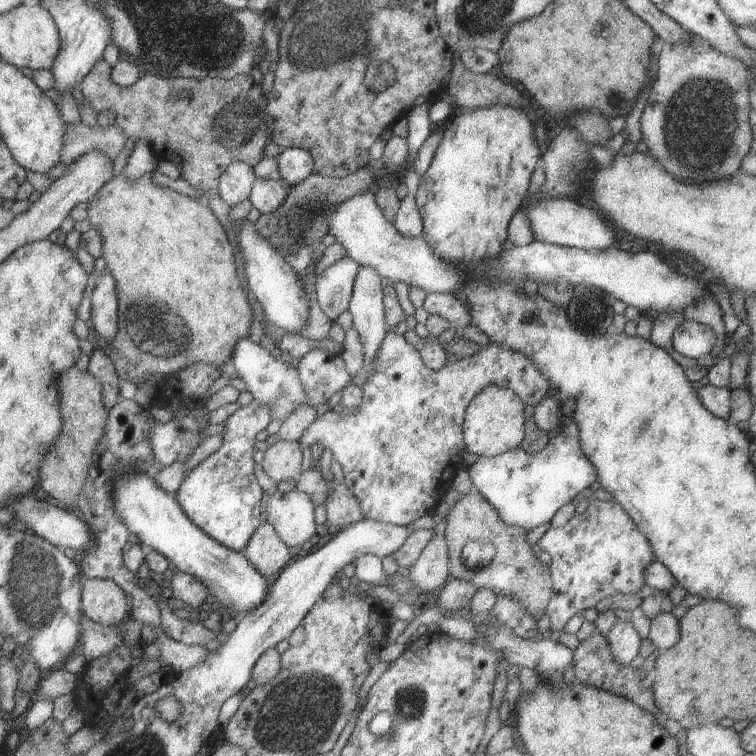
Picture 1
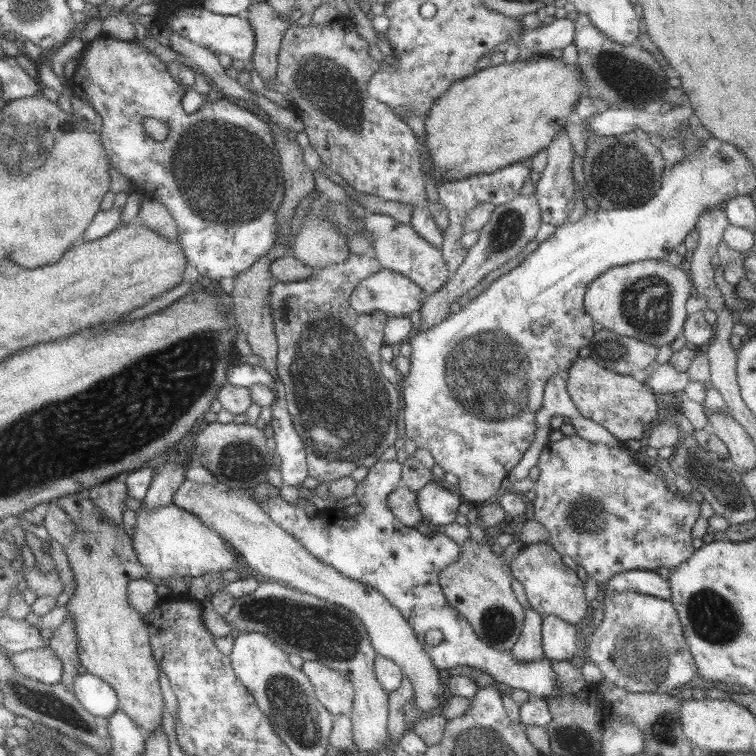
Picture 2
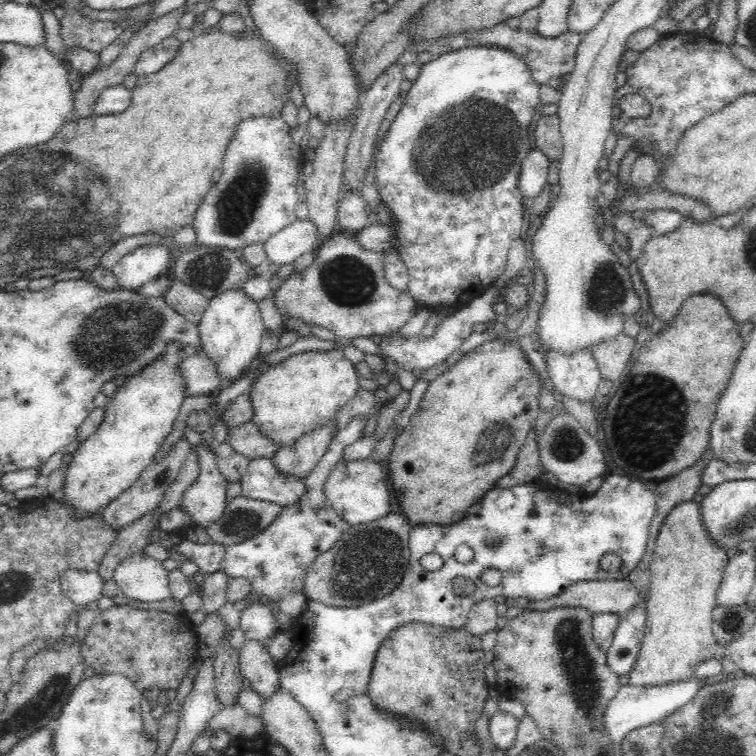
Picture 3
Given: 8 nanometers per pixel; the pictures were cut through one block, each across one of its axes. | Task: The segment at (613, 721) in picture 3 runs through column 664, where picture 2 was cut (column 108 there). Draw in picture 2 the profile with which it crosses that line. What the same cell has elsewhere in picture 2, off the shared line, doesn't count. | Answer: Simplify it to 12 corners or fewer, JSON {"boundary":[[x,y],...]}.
{"boundary":[[88,673],[73,678],[72,693],[93,716],[118,708],[109,684]]}

